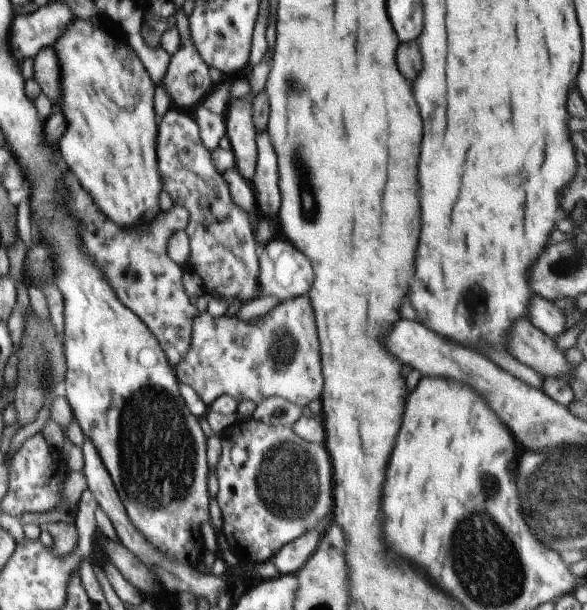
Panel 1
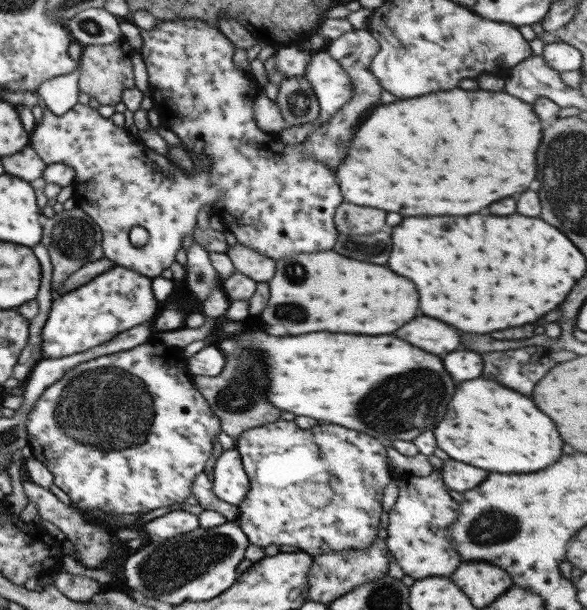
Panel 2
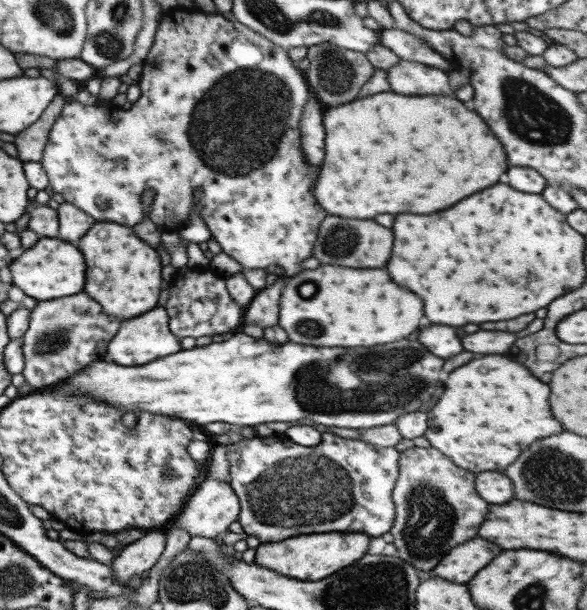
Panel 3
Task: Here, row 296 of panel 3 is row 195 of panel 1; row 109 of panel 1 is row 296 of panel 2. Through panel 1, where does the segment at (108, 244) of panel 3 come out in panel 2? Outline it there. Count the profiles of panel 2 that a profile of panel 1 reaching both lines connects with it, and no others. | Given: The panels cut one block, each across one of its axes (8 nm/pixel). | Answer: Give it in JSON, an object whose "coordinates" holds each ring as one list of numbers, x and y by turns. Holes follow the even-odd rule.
{"coordinates":[[115,266,51,302,49,318,41,330,40,359,53,360,89,350,131,326,151,320,155,310,157,302,151,294,151,280]]}

